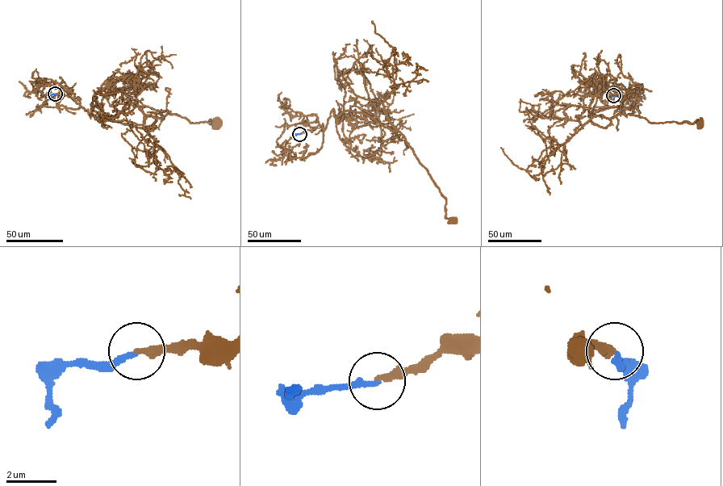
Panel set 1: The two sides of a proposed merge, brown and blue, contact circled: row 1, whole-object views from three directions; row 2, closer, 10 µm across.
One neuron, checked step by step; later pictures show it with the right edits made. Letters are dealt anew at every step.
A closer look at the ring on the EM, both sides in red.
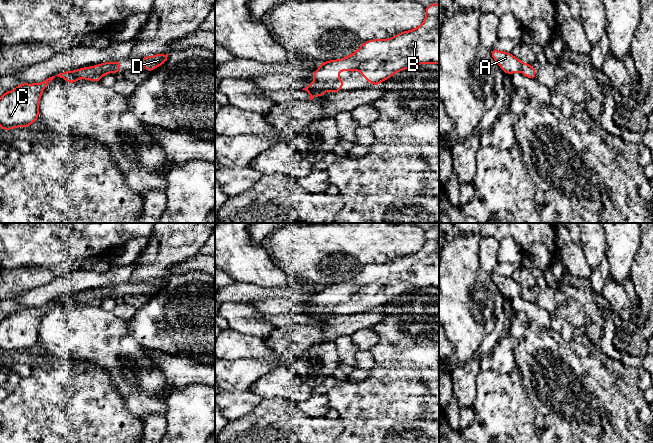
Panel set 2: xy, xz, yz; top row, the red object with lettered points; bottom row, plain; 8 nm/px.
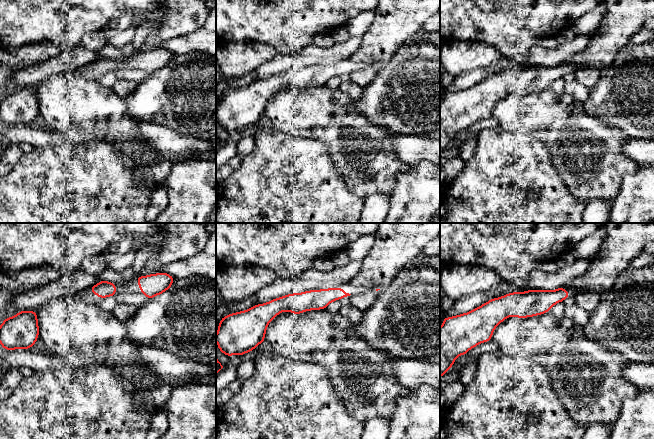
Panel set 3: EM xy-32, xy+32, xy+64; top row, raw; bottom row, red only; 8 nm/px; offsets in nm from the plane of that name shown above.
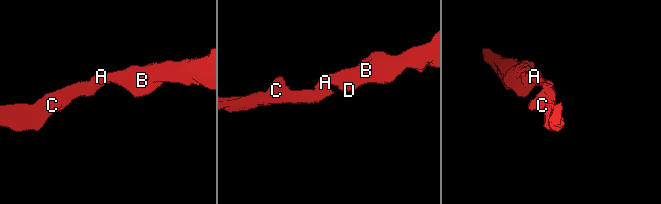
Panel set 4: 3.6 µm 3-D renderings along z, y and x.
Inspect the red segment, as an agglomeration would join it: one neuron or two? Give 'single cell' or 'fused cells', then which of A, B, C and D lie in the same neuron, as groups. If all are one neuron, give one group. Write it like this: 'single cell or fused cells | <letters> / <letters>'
single cell | A B C D

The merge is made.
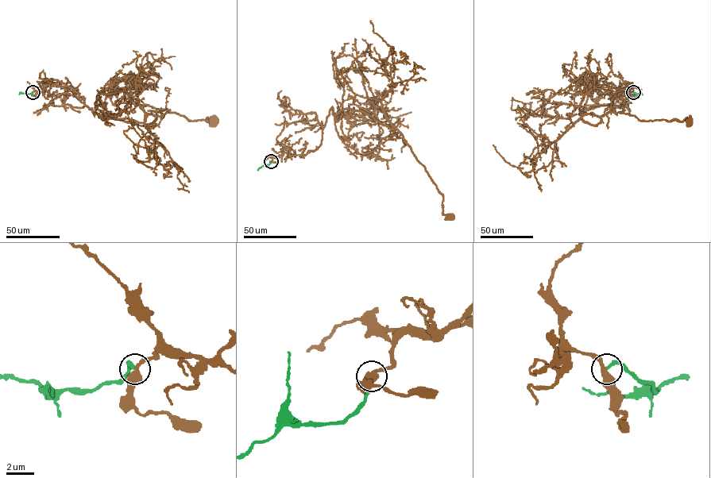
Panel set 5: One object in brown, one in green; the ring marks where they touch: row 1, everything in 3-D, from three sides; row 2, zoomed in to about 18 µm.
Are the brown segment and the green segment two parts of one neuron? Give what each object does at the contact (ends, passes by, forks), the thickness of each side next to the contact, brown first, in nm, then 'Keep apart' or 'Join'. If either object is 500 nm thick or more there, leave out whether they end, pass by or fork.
At the ring brown passes by. At the ring green ends. Thickness 460 nm (brown) against 280 nm. Join

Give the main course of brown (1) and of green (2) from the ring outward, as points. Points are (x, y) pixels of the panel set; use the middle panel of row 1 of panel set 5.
1: (271, 160), (314, 151), (332, 107), (334, 115), (363, 112), (402, 134), (442, 195), (442, 214), (450, 216)
2: (271, 161), (257, 170)

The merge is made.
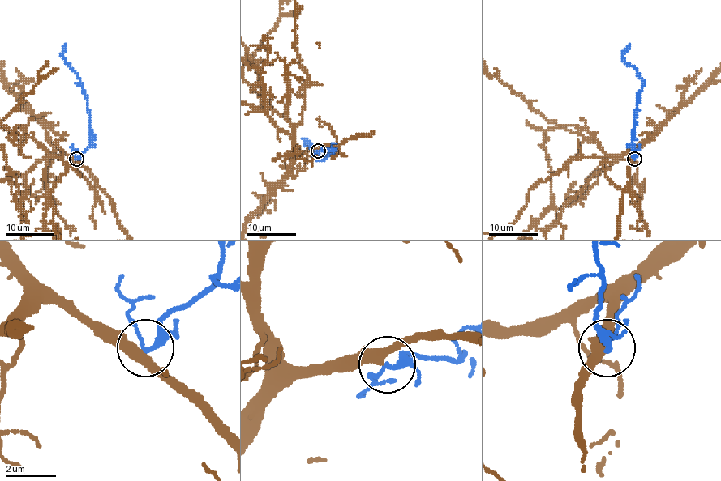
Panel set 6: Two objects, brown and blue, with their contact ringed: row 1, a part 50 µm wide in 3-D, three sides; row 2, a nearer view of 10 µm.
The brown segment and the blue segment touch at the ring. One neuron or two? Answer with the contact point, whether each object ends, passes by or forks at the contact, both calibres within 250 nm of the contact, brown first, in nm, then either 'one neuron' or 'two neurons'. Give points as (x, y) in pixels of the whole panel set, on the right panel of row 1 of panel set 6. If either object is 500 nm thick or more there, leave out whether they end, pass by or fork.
(634, 159) | brown passes by | blue passes by | 380/190 nm | one neuron

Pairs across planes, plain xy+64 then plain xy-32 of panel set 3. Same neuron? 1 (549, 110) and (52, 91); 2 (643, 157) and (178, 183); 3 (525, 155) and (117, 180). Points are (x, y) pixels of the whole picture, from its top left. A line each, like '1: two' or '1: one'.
1: one
2: two
3: one

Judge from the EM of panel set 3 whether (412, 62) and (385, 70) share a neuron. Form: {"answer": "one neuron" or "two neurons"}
{"answer": "one neuron"}

